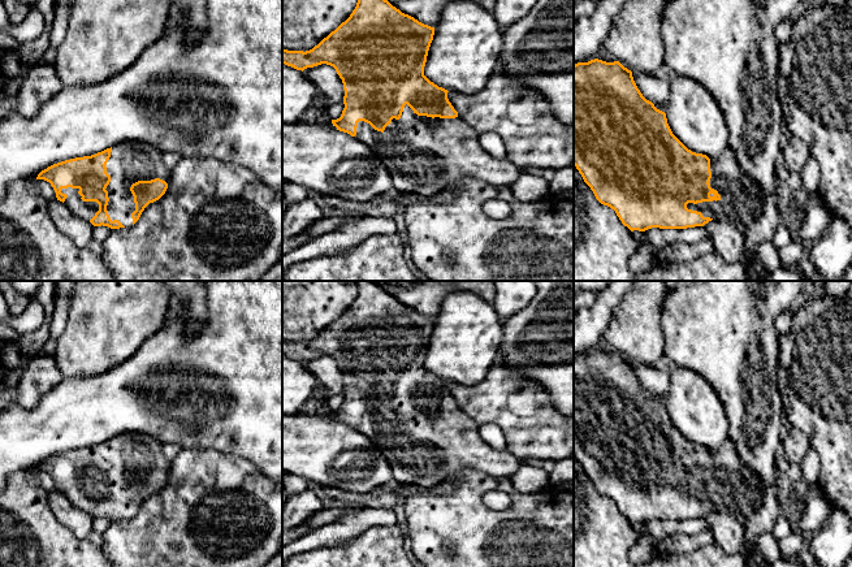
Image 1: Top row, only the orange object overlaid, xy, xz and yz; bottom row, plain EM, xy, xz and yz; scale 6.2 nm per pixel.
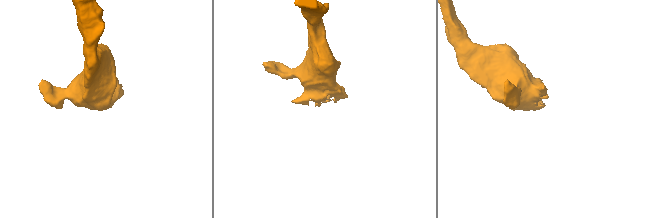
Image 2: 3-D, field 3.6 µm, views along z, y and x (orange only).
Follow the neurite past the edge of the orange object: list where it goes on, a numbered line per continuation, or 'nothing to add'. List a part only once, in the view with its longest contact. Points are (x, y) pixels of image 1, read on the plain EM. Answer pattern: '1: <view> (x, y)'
1: xz (424, 446)

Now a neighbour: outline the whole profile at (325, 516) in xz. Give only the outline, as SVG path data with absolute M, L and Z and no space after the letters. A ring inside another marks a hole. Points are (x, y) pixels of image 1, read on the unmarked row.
M349 505L345 507L321 508L312 518L307 519L302 527L307 531L316 531L321 527L334 524L343 519L346 515L360 511L363 507L359 505Z

